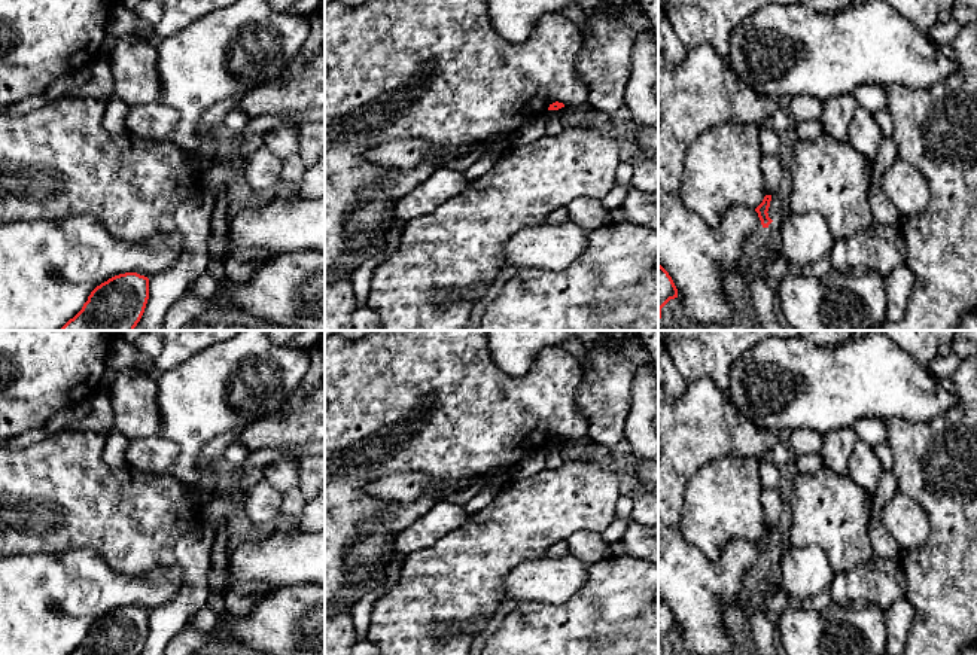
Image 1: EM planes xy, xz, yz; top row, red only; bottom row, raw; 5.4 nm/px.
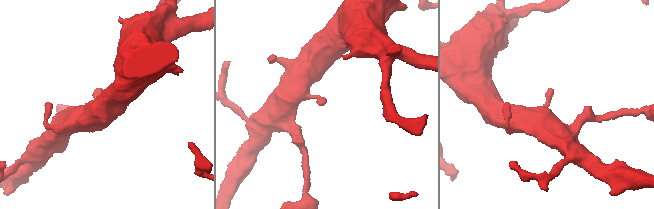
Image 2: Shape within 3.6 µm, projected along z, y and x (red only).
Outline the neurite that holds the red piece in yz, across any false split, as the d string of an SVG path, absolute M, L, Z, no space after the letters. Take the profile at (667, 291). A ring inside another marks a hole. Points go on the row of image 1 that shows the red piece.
M658 263L658 320L661 319L661 308L678 298L678 289L669 272Z

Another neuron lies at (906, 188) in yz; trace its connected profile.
M901 158L883 171L882 189L901 217L922 213L929 201L925 177Z

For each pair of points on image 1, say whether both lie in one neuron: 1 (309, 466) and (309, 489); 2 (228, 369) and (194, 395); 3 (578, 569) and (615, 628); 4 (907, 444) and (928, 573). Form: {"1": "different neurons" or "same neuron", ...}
{"1": "same neuron", "2": "same neuron", "3": "different neurons", "4": "same neuron"}

